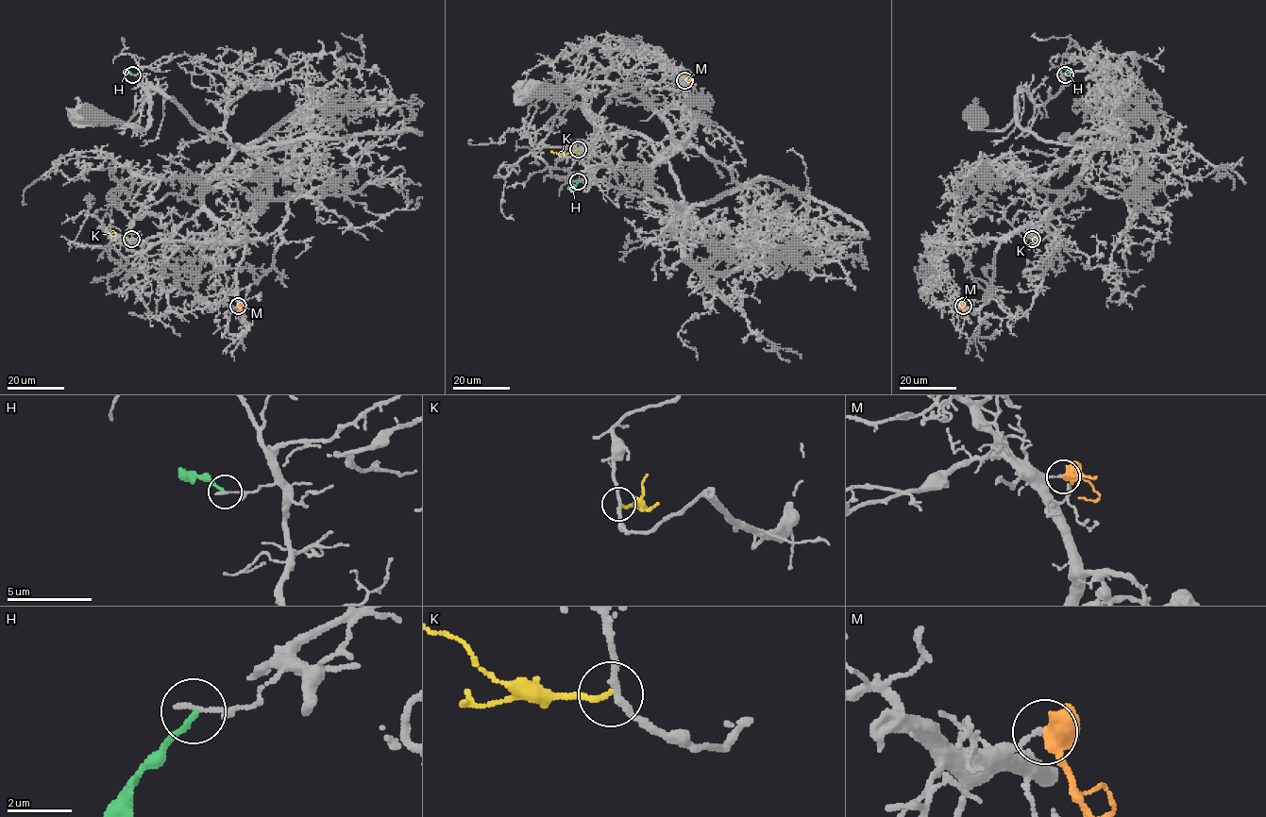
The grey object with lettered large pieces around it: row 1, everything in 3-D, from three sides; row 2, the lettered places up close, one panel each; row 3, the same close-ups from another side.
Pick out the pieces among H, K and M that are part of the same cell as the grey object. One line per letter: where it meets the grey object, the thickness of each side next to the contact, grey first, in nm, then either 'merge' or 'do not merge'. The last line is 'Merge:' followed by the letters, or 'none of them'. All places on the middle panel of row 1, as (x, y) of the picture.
H: meets grey at (578, 181); 140 nm thick on the grey side, 160 nm on the other; do not merge
K: meets grey at (578, 149); 220 nm thick on the grey side, 150 nm on the other; do not merge
M: meets grey at (684, 80); 170 nm thick on the grey side, 480 nm on the other; do not merge
Merge: none of them

